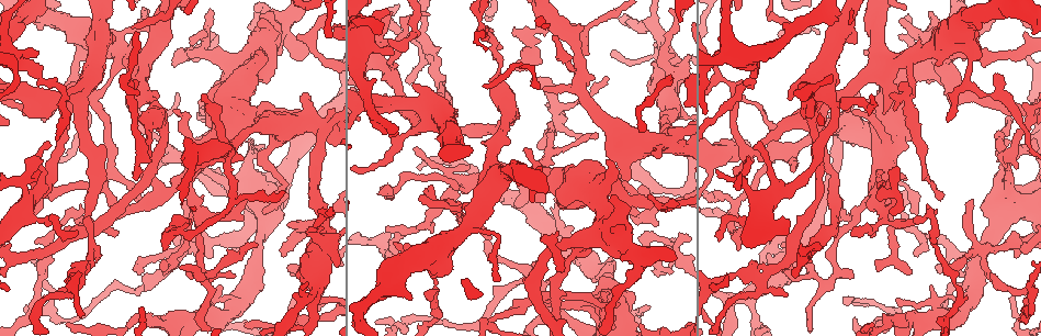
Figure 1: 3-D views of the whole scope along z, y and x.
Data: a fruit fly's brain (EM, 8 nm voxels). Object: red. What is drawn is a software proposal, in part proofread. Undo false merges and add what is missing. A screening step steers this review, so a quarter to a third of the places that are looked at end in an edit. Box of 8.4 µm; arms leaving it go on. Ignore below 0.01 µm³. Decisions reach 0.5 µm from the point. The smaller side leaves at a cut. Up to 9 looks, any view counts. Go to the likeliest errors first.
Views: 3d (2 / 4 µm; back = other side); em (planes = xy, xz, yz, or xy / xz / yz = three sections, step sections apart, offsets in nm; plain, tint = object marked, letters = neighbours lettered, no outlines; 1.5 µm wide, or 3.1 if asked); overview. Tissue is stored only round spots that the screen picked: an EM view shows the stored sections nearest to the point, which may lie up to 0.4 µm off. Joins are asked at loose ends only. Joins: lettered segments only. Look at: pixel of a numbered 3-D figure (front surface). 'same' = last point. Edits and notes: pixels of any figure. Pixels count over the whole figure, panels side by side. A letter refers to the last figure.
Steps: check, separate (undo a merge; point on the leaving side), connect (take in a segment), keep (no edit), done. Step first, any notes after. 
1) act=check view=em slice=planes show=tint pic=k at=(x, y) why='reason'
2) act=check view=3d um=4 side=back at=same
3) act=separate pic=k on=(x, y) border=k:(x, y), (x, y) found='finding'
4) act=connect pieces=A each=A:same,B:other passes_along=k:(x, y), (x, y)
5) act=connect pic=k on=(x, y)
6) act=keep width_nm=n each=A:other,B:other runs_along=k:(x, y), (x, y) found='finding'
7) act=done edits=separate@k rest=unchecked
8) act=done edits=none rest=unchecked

act=check view=em slice=planes show=letters pic=1 at=(48, 146) why='an open end'

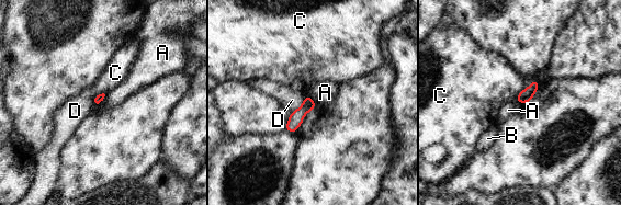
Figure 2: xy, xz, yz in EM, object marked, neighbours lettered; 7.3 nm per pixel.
act=keep each=A:other,B:other,C:other,D:other border=2:(105, 94), (100, 103) found='no lettered segment goes on from it'

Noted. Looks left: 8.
act=check view=3d um=2 pic=1 at=(564, 324) why='branch stops here'

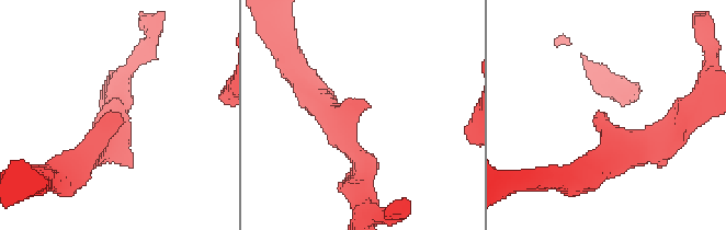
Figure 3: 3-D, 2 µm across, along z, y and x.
act=check view=em slice=planes show=plain pic=3 at=(363, 111)

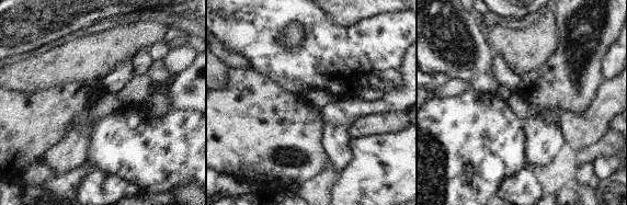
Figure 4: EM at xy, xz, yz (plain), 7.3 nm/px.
act=check view=em slice=planes show=letters at=same why='what lies round it'

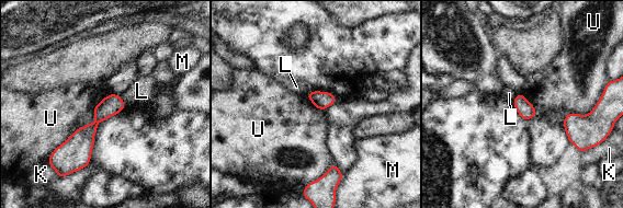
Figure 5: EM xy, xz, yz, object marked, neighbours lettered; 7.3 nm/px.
act=keep width_nm=120 each=K:other,L:other,M:other,U:other border=5:(602, 94), (587, 114), (569, 113) found='none of them fits'

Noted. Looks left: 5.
act=check view=em slice=planes show=letters pic=1 at=(204, 53) why='branch point'

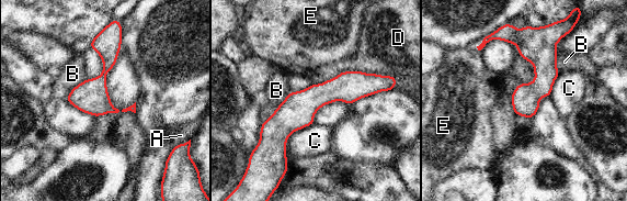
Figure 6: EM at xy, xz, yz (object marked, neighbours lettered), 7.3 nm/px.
act=keep each=A:other,B:other,C:other,D:other,E:other found='all the same neuron'

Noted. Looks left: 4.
act=check view=em slice=planes show=letters pic=1 at=(524, 34) why='sharp bend'

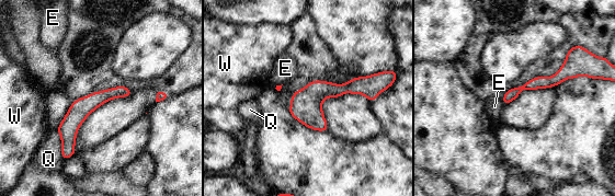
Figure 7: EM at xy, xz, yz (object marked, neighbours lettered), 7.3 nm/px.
act=keep longest_contact=Q:240nm each=E:other,Q:other,W:other border=7:(501, 99), (504, 106) found='one neuron here'

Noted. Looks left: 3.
act=done edits=none rest=unchecked

